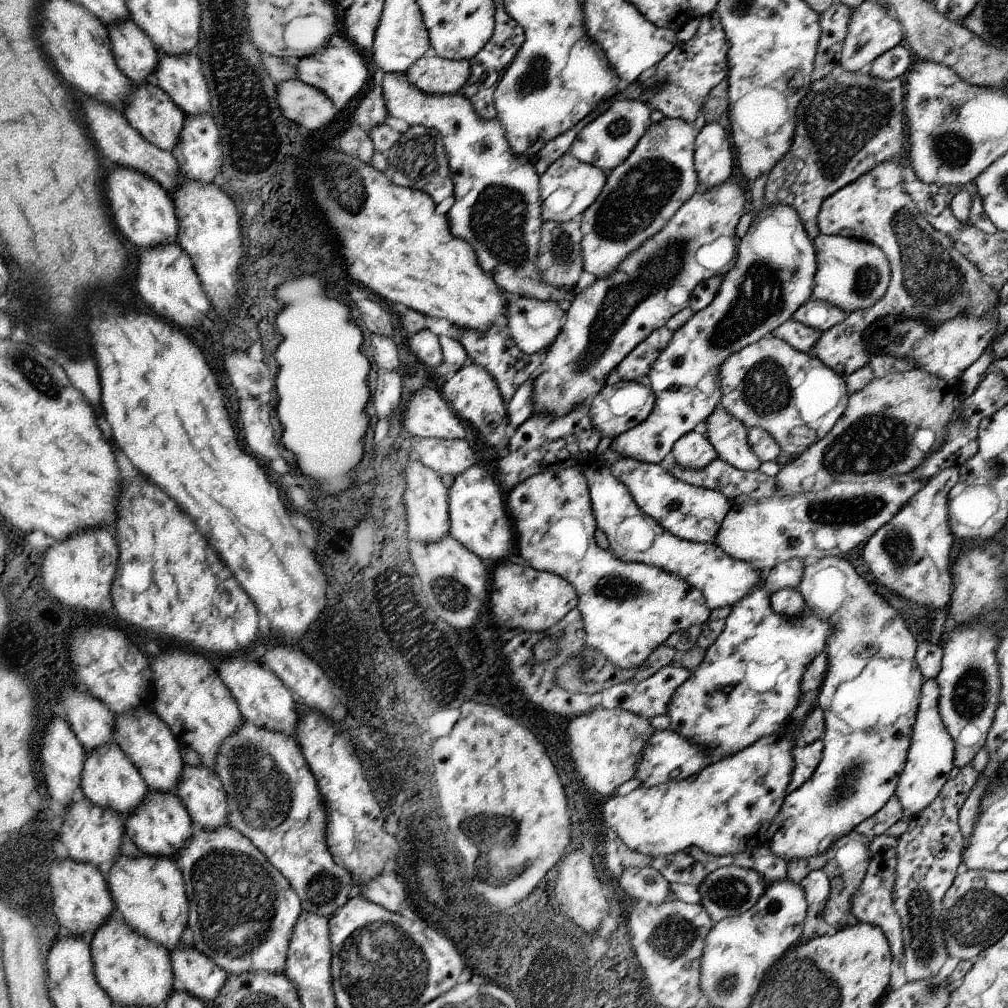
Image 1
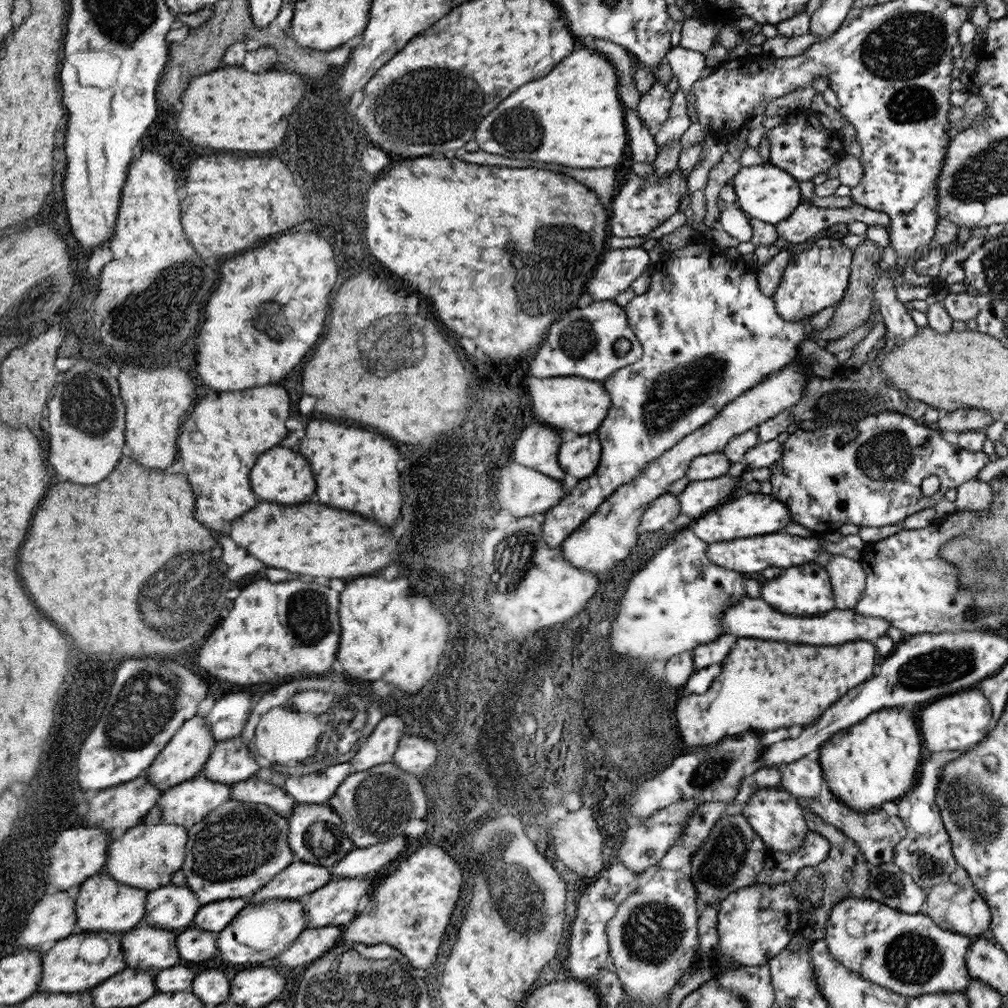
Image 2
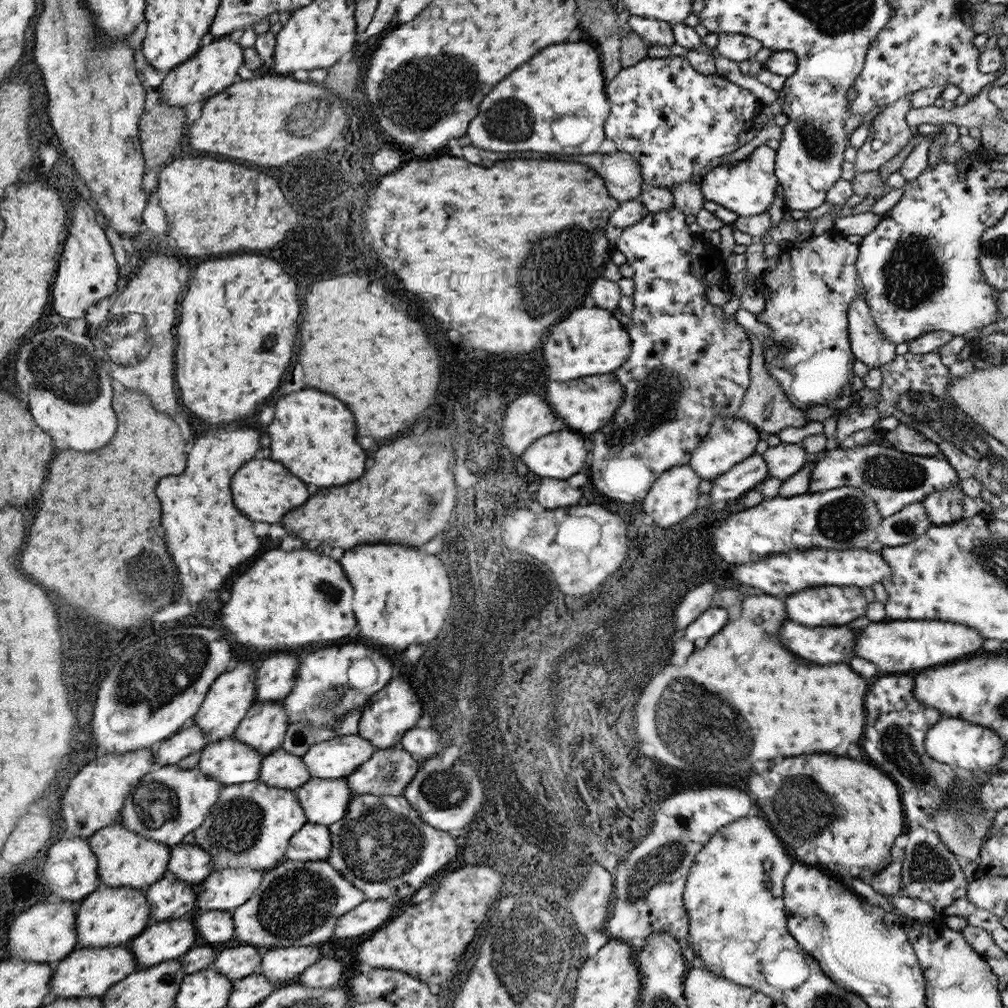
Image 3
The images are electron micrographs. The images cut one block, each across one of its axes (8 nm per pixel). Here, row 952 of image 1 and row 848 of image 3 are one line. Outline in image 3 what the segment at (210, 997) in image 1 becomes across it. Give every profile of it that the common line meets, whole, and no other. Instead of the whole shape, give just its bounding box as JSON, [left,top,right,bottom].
[167,844,213,884]

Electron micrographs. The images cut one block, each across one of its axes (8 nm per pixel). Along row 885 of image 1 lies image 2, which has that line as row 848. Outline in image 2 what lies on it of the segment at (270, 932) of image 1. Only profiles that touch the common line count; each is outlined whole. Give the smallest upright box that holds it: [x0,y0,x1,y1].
[181,800,295,908]

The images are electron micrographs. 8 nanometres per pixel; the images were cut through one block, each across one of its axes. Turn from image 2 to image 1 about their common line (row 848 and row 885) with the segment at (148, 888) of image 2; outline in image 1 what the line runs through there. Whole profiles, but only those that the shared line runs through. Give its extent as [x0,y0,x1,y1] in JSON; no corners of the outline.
[107,852,189,952]

